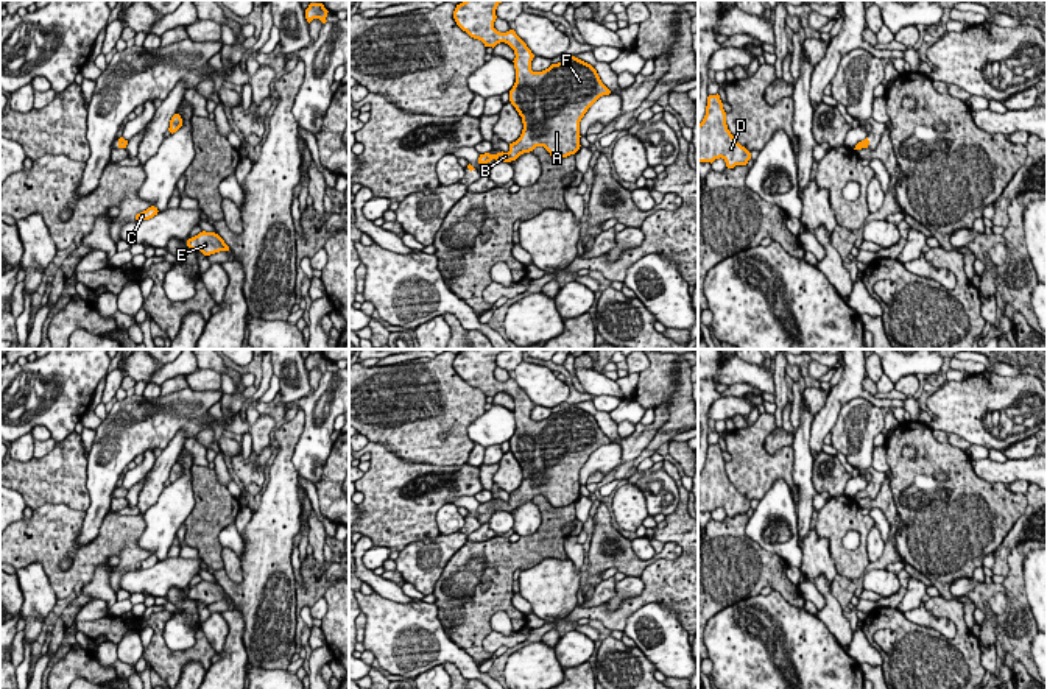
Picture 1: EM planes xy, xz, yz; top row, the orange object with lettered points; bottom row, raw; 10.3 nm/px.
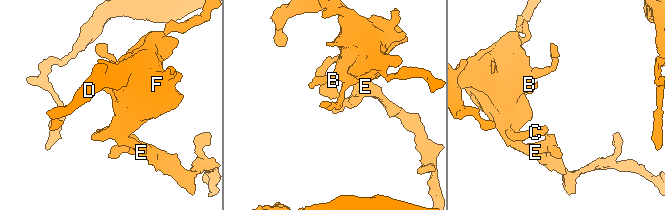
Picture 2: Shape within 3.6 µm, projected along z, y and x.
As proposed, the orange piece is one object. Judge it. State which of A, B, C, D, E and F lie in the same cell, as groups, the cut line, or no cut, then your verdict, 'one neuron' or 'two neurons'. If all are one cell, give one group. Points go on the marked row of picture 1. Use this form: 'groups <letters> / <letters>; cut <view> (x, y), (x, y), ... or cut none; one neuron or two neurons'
groups A B C D E F; cut none; one neuron

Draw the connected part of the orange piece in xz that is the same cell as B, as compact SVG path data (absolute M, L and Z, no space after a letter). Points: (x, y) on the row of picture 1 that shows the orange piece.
M464 0L457 5L453 19L471 37L485 47L500 42L514 50L516 83L509 101L522 117L520 137L509 143L508 153L480 154L478 164L492 159L511 162L520 154L544 147L552 157L562 159L580 150L580 122L587 109L611 90L601 83L597 70L575 58L564 56L542 72L531 70L534 55L514 30L500 33L494 28L495 9L503 0Z

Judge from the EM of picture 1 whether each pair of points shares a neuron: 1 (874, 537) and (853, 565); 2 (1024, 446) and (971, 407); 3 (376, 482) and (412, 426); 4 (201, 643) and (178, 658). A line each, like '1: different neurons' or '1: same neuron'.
1: different neurons
2: different neurons
3: different neurons
4: same neuron

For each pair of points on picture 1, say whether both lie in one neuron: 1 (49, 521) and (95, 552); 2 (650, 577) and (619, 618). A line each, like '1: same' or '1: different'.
1: same
2: same

